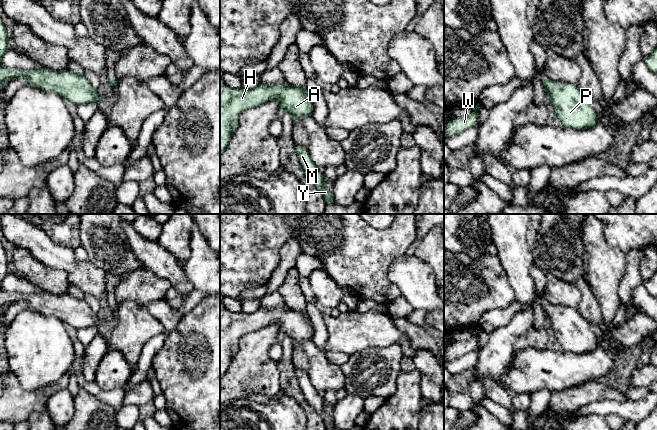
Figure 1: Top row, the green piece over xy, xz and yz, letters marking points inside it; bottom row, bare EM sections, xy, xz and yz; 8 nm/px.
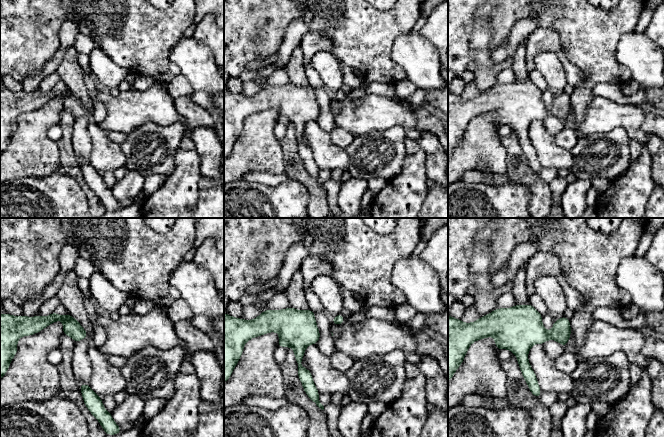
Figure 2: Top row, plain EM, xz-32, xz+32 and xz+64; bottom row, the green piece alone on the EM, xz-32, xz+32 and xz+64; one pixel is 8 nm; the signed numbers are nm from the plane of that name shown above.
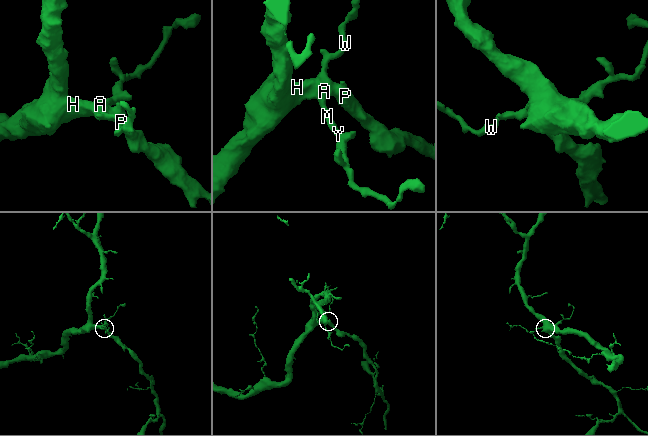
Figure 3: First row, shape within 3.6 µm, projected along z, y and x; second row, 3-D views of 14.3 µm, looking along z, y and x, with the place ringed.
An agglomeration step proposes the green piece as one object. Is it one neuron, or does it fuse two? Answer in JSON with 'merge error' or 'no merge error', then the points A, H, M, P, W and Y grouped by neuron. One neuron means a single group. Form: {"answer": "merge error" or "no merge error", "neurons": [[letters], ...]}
{"answer": "no merge error", "neurons": [["A", "H", "M", "P", "W", "Y"]]}

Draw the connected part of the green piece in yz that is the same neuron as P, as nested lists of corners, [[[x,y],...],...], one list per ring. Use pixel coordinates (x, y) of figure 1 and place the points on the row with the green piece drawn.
[[[544,73],[542,82],[554,111],[564,127],[582,130],[598,124],[598,114],[577,85],[549,80]]]

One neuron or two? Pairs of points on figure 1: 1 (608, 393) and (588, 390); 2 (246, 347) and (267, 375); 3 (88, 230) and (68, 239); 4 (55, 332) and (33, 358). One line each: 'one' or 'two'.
1: one
2: one
3: two
4: one

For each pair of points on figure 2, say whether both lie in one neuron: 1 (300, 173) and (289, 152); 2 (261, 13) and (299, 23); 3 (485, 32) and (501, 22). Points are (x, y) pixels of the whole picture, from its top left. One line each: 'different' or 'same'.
1: same
2: different
3: different

